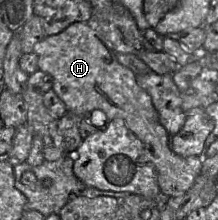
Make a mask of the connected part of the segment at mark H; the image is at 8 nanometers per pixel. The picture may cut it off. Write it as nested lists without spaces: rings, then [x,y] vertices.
[[[75,22],[69,25],[61,33],[46,36],[35,44],[33,53],[38,57],[38,69],[49,74],[53,80],[52,90],[65,103],[67,110],[77,115],[89,118],[89,122],[95,125],[89,111],[101,110],[108,120],[120,118],[127,127],[142,141],[145,155],[152,162],[157,174],[157,181],[164,198],[179,196],[188,191],[201,173],[202,156],[182,157],[176,154],[170,146],[170,135],[159,121],[158,113],[151,101],[150,95],[136,82],[135,74],[116,60],[116,56],[102,39],[102,36],[94,29],[90,22]]]

